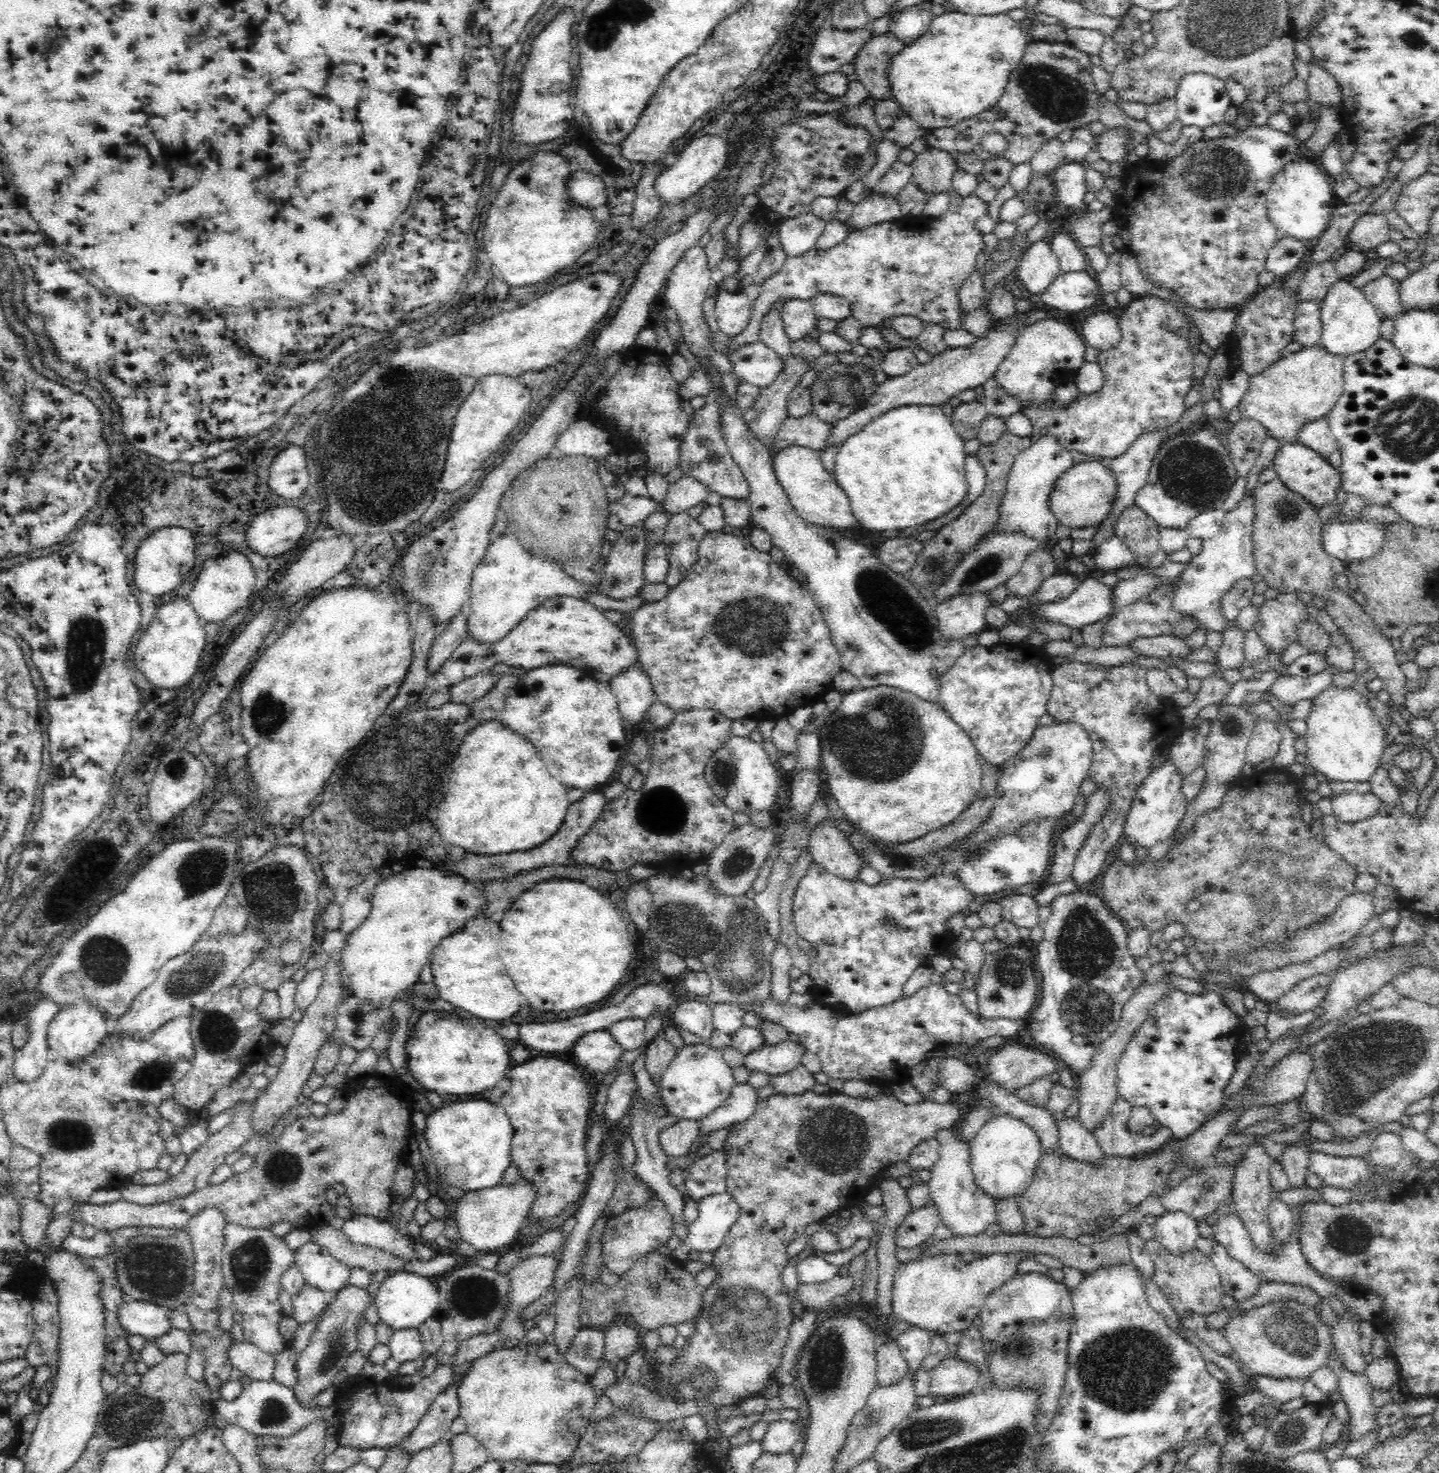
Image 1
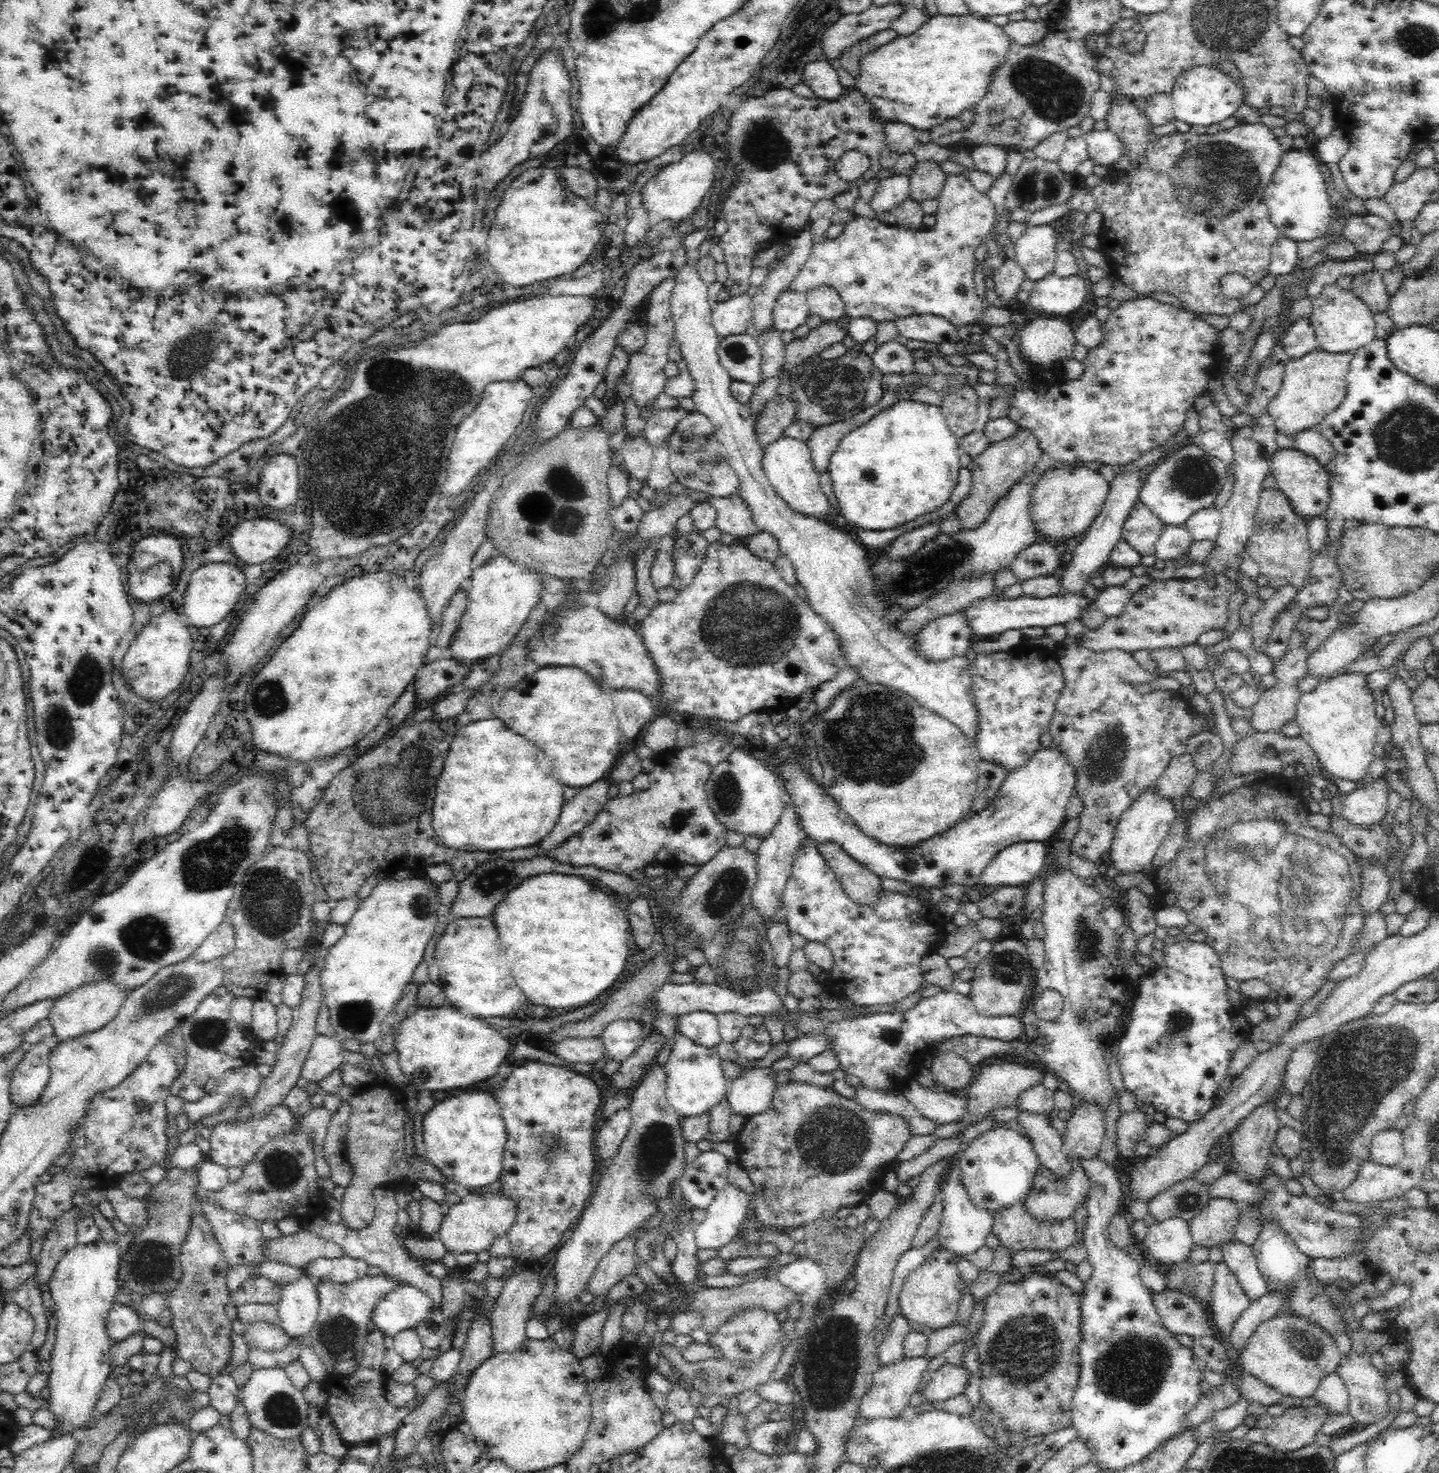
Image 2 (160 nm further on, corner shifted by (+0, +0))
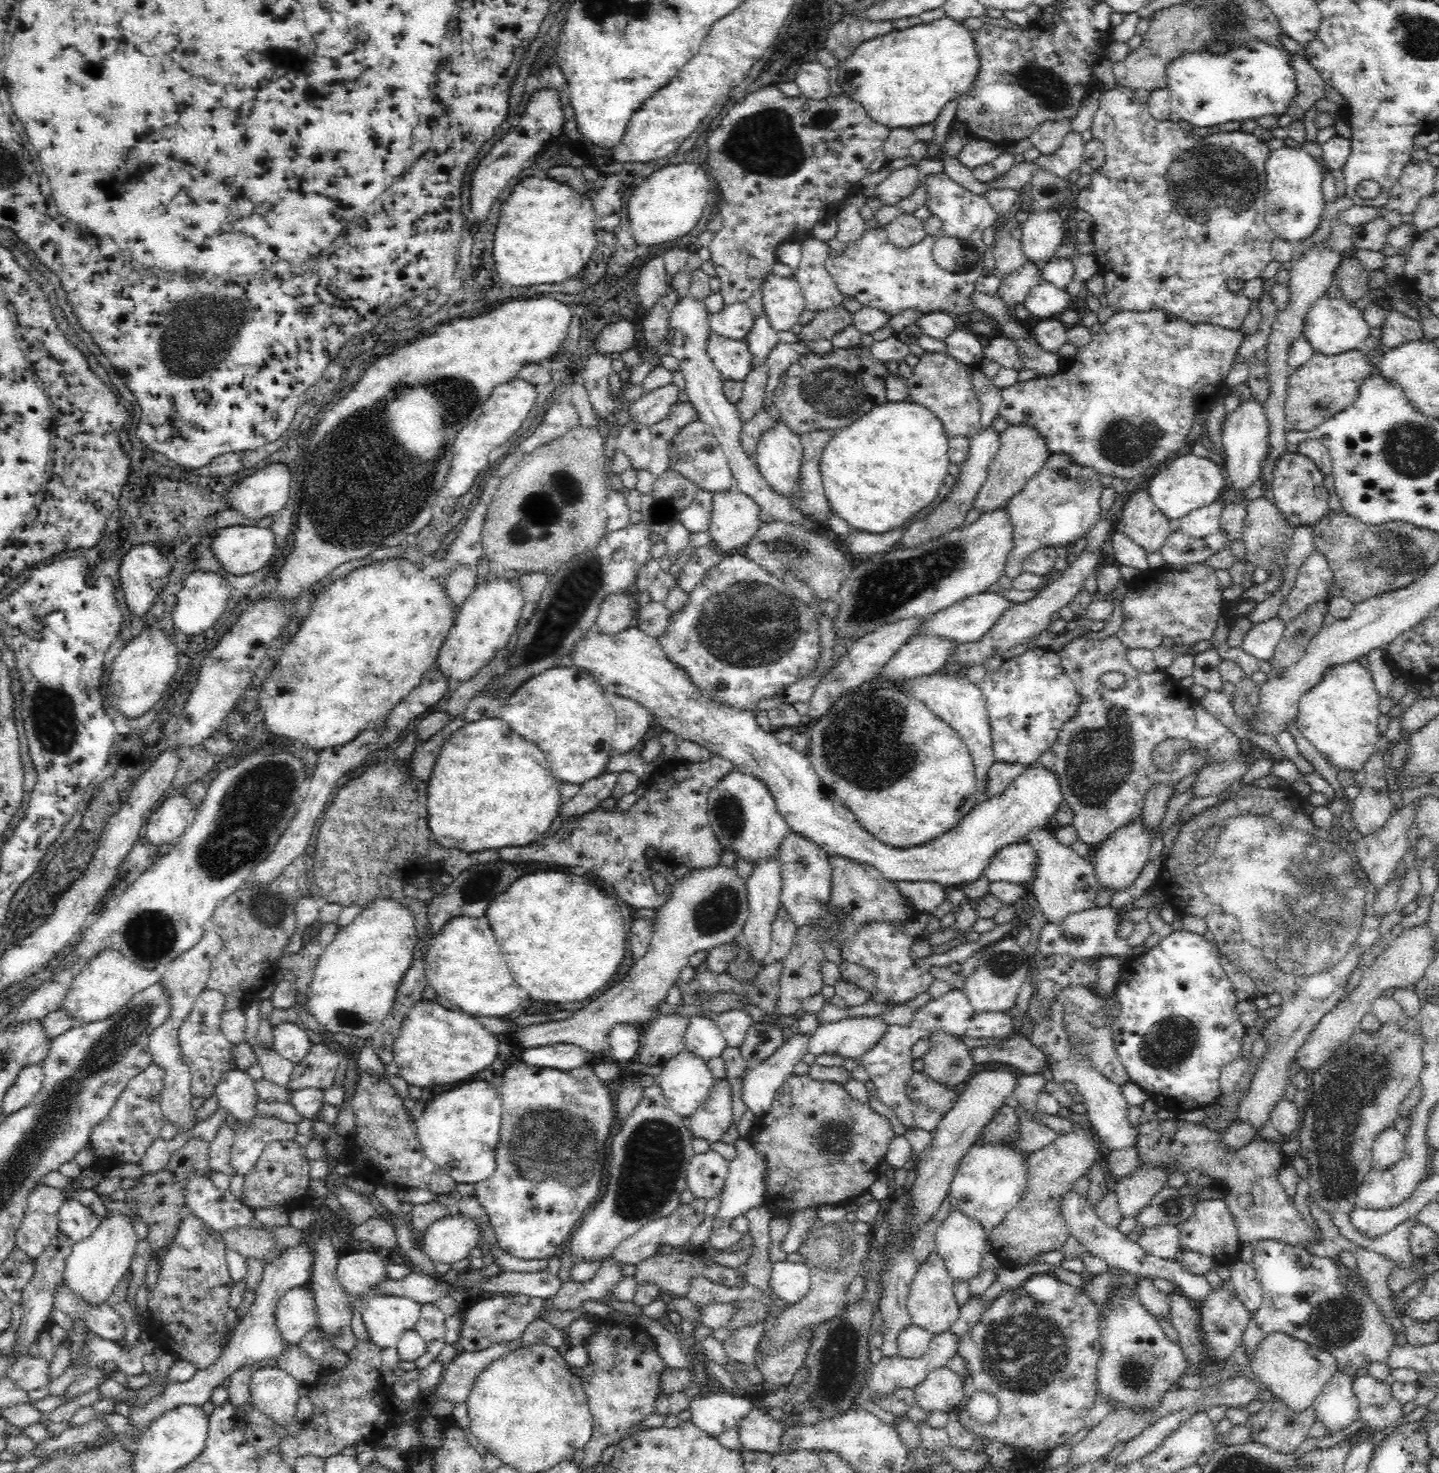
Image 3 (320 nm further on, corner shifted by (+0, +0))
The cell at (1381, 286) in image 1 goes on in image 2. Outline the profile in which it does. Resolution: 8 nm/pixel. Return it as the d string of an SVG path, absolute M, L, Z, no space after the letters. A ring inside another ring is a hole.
M1378 270L1356 274L1351 278L1351 291L1370 307L1372 314L1386 313L1390 302L1390 294L1382 281L1383 272Z

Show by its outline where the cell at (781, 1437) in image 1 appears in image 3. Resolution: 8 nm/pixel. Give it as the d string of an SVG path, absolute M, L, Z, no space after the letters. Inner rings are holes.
M754 1406L737 1428L740 1442L748 1451L762 1451L771 1455L782 1453L784 1424Z

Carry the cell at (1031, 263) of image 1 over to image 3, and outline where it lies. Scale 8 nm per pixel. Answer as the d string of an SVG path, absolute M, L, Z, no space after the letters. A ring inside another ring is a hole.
M1056 209L1036 212L1020 224L1020 250L1030 264L1040 267L1048 264L1057 254L1064 236L1062 219Z

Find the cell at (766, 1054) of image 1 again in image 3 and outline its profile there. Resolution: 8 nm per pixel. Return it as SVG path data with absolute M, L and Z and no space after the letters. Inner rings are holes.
M874 1017L822 1023L808 1038L806 1049L816 1057L840 1055L844 1059L856 1059L880 1040L886 1028L888 1025Z

